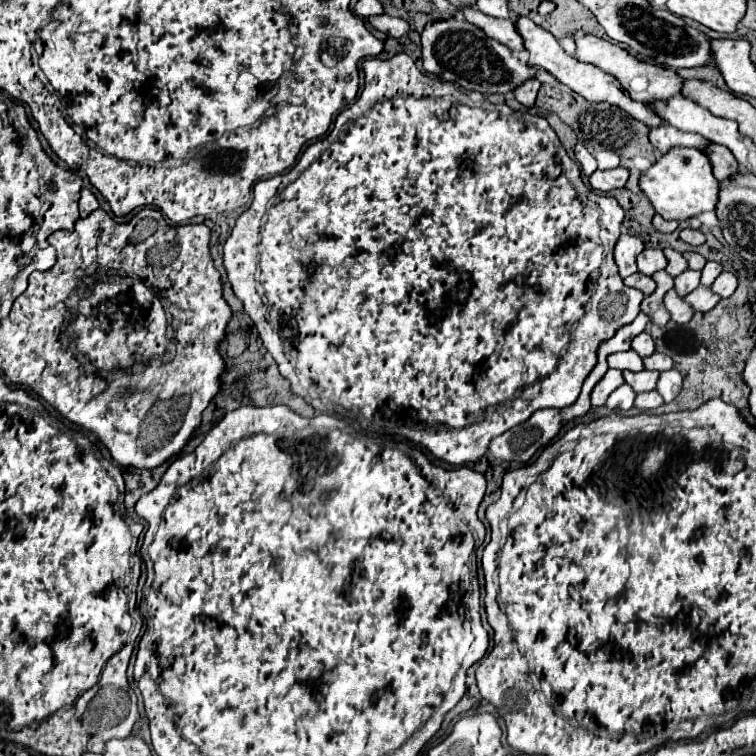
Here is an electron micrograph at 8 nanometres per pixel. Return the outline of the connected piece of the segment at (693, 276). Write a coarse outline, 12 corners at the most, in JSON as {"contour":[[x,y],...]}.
{"contour":[[686,270],[674,278],[680,296],[700,286],[702,272]]}

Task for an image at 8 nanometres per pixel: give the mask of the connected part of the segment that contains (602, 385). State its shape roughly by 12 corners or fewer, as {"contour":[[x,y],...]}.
{"contour":[[608,370],[592,392],[592,406],[604,406],[624,384],[620,370]]}

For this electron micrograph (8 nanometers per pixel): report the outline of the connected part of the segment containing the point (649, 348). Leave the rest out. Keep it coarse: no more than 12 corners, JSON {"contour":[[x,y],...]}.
{"contour":[[648,332],[632,340],[632,350],[642,358],[654,354],[656,346]]}

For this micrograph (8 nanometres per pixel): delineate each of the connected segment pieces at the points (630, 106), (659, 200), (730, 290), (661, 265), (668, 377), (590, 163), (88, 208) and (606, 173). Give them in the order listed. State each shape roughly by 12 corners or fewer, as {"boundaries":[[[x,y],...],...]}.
{"boundaries":[[[516,16],[528,64],[590,102],[662,124],[610,74],[568,56],[550,32]],[[674,146],[640,174],[664,220],[716,208],[708,156]],[[722,272],[712,290],[722,298],[732,296],[738,278],[732,272]],[[646,248],[638,256],[638,272],[652,276],[666,268],[662,250]],[[678,370],[662,372],[656,390],[672,402],[682,390]],[[584,144],[574,148],[582,172],[590,176],[596,170],[594,156]],[[90,190],[80,194],[80,218],[98,208],[98,200]],[[626,168],[596,170],[590,186],[600,192],[624,188]]]}

